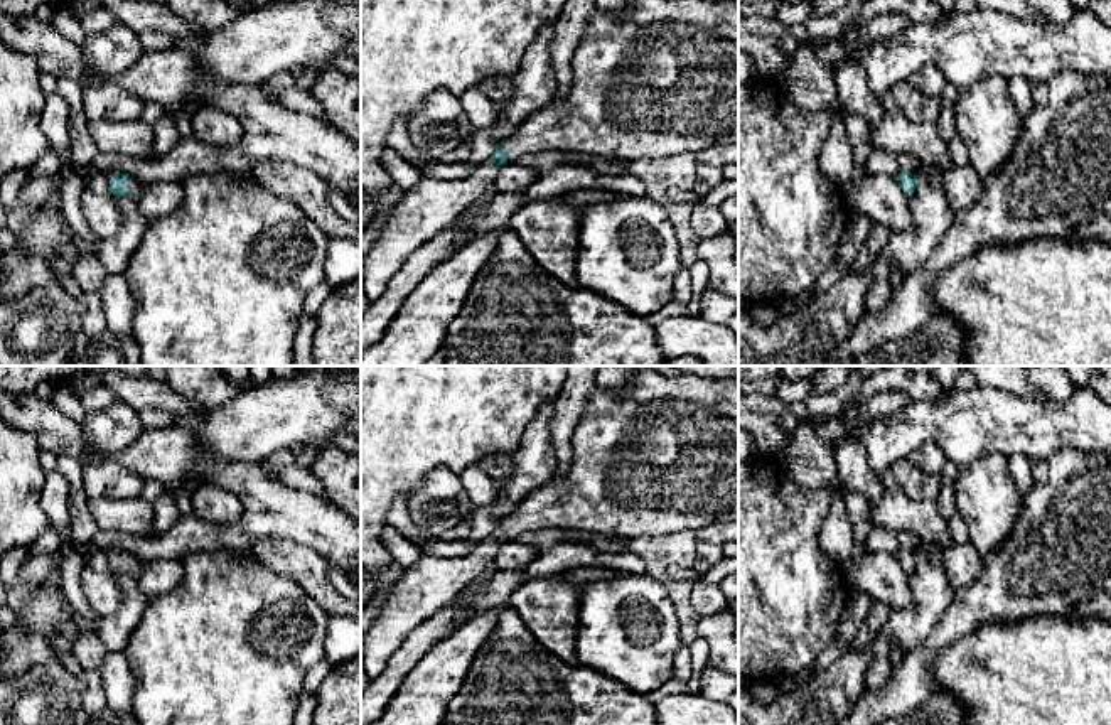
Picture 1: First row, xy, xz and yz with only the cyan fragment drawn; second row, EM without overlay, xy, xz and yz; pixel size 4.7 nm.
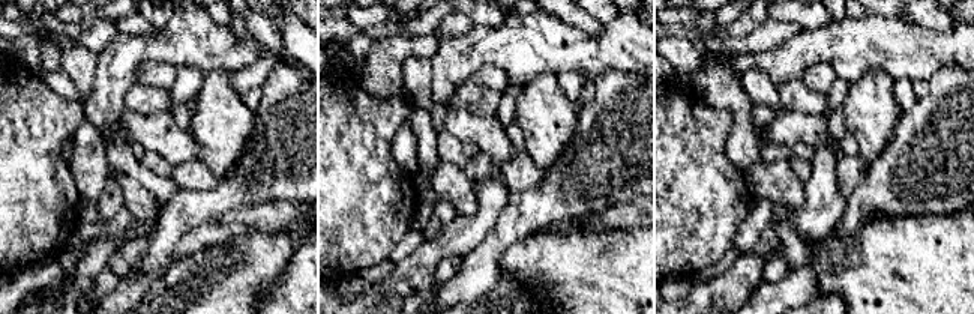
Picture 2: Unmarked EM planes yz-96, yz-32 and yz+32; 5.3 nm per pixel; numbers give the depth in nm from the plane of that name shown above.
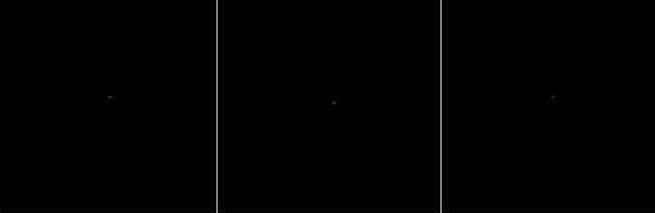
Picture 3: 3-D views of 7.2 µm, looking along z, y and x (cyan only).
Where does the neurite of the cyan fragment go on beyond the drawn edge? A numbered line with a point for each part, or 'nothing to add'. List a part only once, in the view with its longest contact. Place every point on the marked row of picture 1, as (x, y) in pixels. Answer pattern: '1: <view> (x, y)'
1: xz (663, 80)
2: xz (432, 204)

